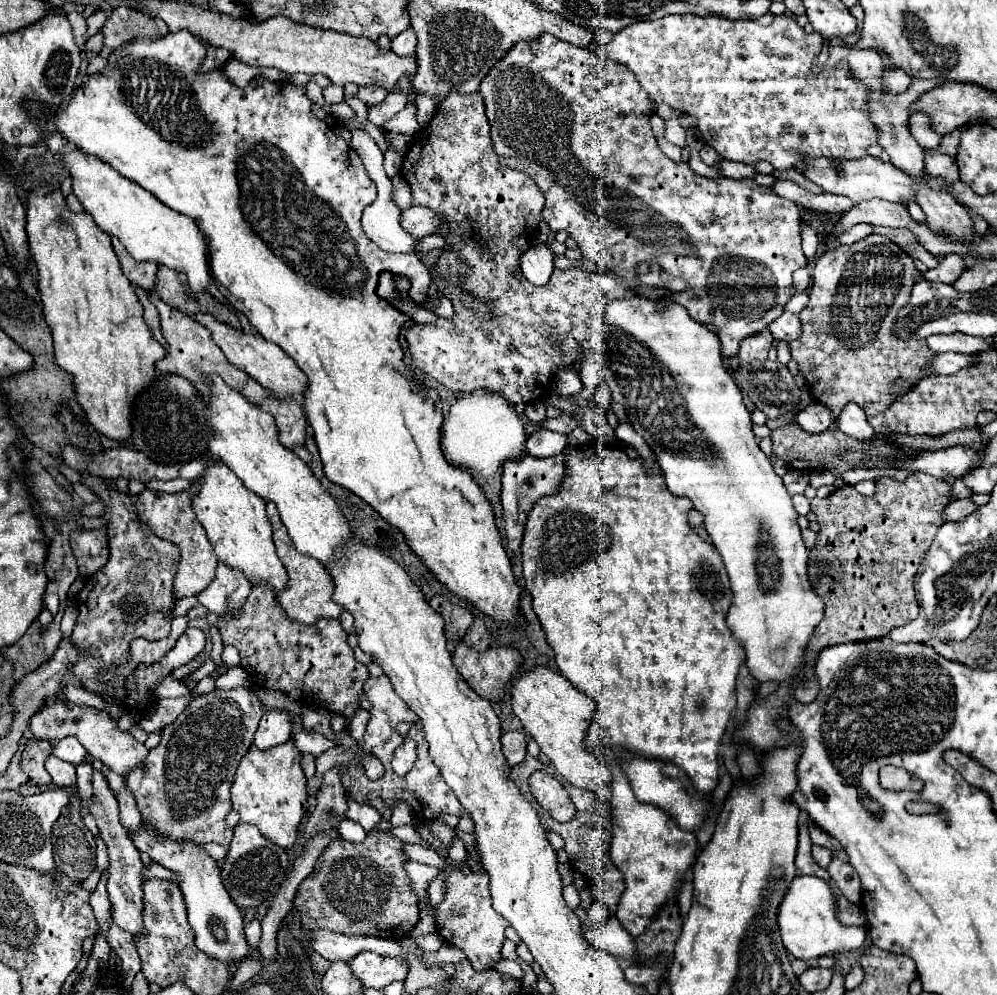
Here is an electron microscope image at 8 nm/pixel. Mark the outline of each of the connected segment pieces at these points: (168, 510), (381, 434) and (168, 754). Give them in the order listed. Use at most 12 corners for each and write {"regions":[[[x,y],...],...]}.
{"regions":[[[198,486],[176,494],[146,488],[138,518],[176,544],[176,600],[194,596],[218,564],[192,510]],[[188,30],[124,44],[56,132],[198,224],[306,374],[326,478],[522,626],[492,504],[440,448],[420,256],[302,86]],[[192,700],[126,776],[144,822],[228,848],[262,704]]]}

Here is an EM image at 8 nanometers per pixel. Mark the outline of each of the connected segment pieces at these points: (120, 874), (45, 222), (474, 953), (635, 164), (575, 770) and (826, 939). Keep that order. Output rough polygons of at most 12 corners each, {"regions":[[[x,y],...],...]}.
{"regions":[[[94,770],[88,808],[108,846],[114,922],[142,930],[142,860]],[[60,190],[26,234],[86,422],[132,436],[164,348],[110,236]],[[488,874],[446,880],[436,928],[476,970],[502,958],[508,920],[492,908]],[[546,34],[480,84],[544,222],[722,356],[784,312],[800,208],[658,146],[636,76]],[[538,666],[512,710],[572,786],[598,792],[610,766],[584,738],[594,702]],[[796,876],[778,908],[784,948],[804,962],[856,950],[830,886]]]}

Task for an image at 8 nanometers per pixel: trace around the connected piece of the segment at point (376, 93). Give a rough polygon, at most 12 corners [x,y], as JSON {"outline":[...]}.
{"outline":[[362,86],[354,96],[364,104],[380,104],[386,98],[382,88]]}

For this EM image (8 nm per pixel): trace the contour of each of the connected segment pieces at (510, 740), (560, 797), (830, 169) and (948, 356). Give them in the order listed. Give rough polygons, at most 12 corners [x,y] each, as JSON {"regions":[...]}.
{"regions":[[[506,732],[500,738],[510,766],[526,756],[526,736]],[[544,770],[530,776],[536,802],[558,822],[576,808],[564,786]],[[804,158],[802,172],[852,202],[914,200],[890,162]],[[972,354],[936,356],[932,374],[954,374],[974,364]]]}

